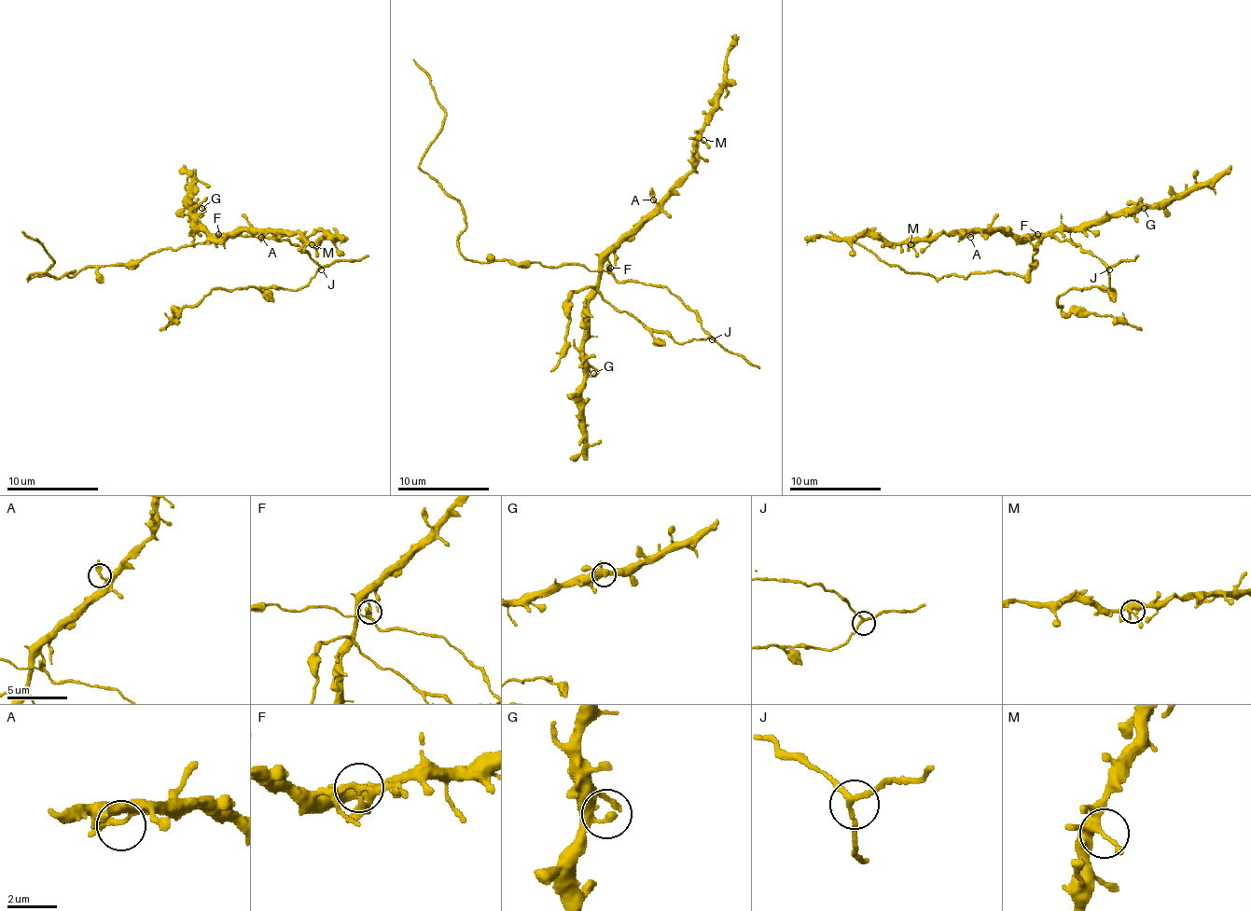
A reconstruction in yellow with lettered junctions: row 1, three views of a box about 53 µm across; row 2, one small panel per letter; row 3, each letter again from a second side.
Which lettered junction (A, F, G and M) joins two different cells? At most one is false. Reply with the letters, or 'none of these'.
F

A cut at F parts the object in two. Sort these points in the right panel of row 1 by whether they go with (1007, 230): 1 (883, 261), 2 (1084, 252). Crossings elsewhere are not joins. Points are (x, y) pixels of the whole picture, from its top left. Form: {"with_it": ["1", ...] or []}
{"with_it": []}

